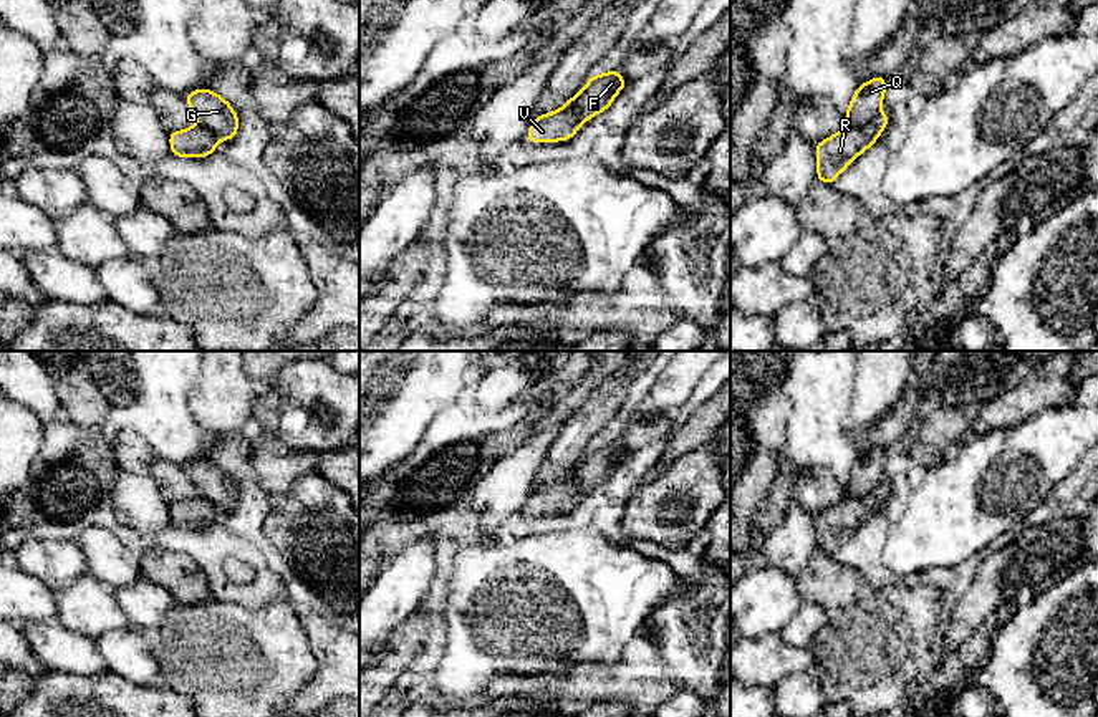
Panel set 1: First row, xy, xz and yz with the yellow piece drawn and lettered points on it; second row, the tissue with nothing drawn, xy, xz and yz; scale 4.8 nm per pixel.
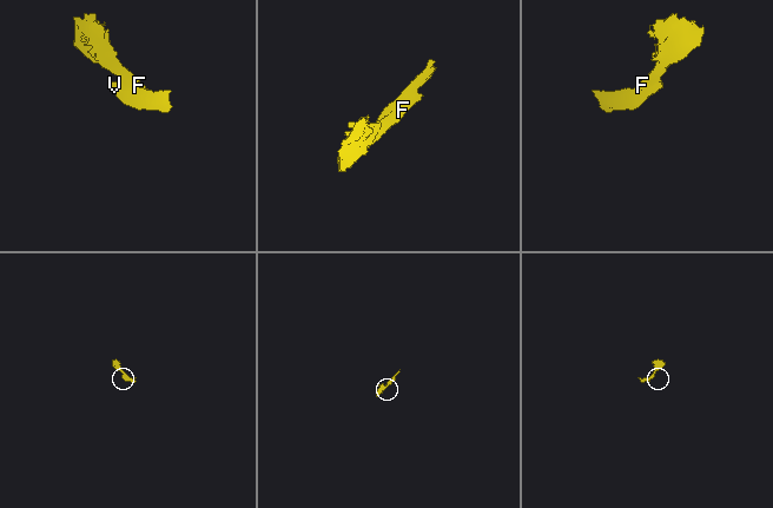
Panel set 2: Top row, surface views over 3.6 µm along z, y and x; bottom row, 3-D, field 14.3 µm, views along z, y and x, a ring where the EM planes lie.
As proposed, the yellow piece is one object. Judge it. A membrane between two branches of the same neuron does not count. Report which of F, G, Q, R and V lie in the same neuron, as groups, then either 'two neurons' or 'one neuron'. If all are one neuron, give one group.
F G Q / R V; two neurons

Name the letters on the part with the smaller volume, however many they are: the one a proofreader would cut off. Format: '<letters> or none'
R, V

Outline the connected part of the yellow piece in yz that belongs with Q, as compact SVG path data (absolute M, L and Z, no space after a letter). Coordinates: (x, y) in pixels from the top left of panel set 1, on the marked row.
M884 76L861 83L851 98L848 109L845 111L848 126L864 126L866 123L873 121L881 111L884 93Z

